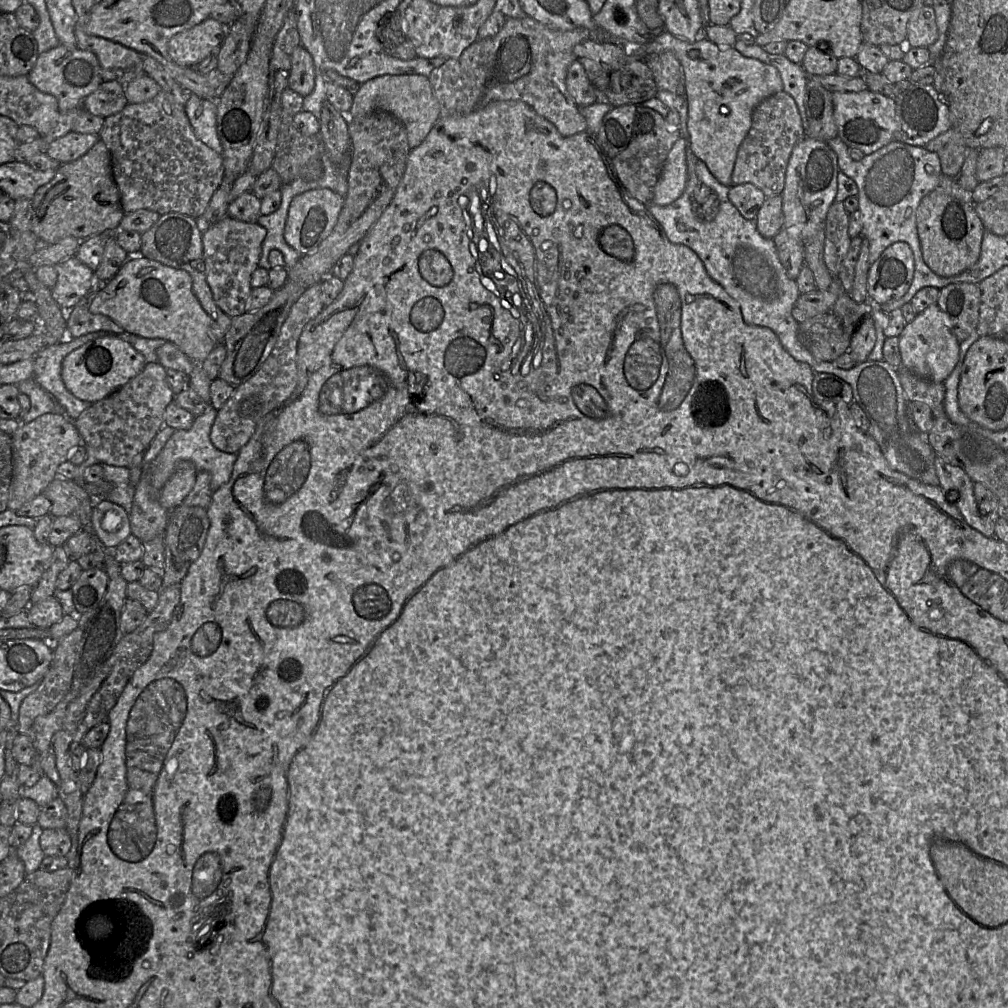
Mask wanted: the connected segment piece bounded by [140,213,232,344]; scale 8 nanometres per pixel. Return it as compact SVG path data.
M180 213L161 215L149 230L141 234L140 253L144 258L157 261L175 269L184 270L190 275L192 291L202 308L211 318L211 337L215 344L223 343L232 319L216 305L206 281L202 232L198 228L196 220Z

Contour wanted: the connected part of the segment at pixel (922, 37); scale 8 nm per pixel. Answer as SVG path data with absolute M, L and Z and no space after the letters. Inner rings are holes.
M929 3L917 9L908 22L907 47L928 47L938 39L938 26L933 6Z

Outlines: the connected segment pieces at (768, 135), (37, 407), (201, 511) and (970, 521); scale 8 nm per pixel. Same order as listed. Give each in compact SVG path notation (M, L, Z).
M784 90L761 101L753 110L751 127L739 146L732 176L732 185L750 183L759 188L766 198L781 195L785 185L785 173L792 150L806 137L795 100Z
M33 378L19 382L17 387L20 393L30 399L30 409L21 419L20 424L29 423L46 413L64 414L56 399L42 389Z
M179 505L170 510L165 531L165 567L162 576L163 587L180 584L188 573L190 566L200 556L210 527L207 508Z
M940 456L934 461L938 486L942 489L948 501L953 502L966 523L986 537L995 537L995 522L998 513L982 513L974 496L974 482L965 471L952 465Z

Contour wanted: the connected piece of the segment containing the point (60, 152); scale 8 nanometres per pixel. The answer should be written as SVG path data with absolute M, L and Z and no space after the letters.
M69 132L47 144L45 153L60 164L77 160L86 154L100 139L98 135Z

